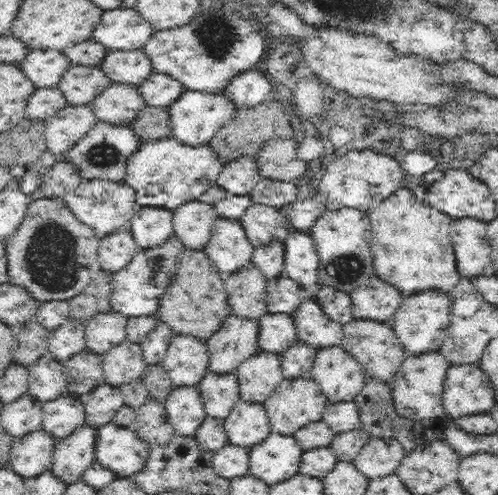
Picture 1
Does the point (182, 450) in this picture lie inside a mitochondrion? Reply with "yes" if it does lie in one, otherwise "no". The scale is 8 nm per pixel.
no

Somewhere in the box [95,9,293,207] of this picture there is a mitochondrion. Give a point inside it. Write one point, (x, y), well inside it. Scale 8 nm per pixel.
(210, 35)

